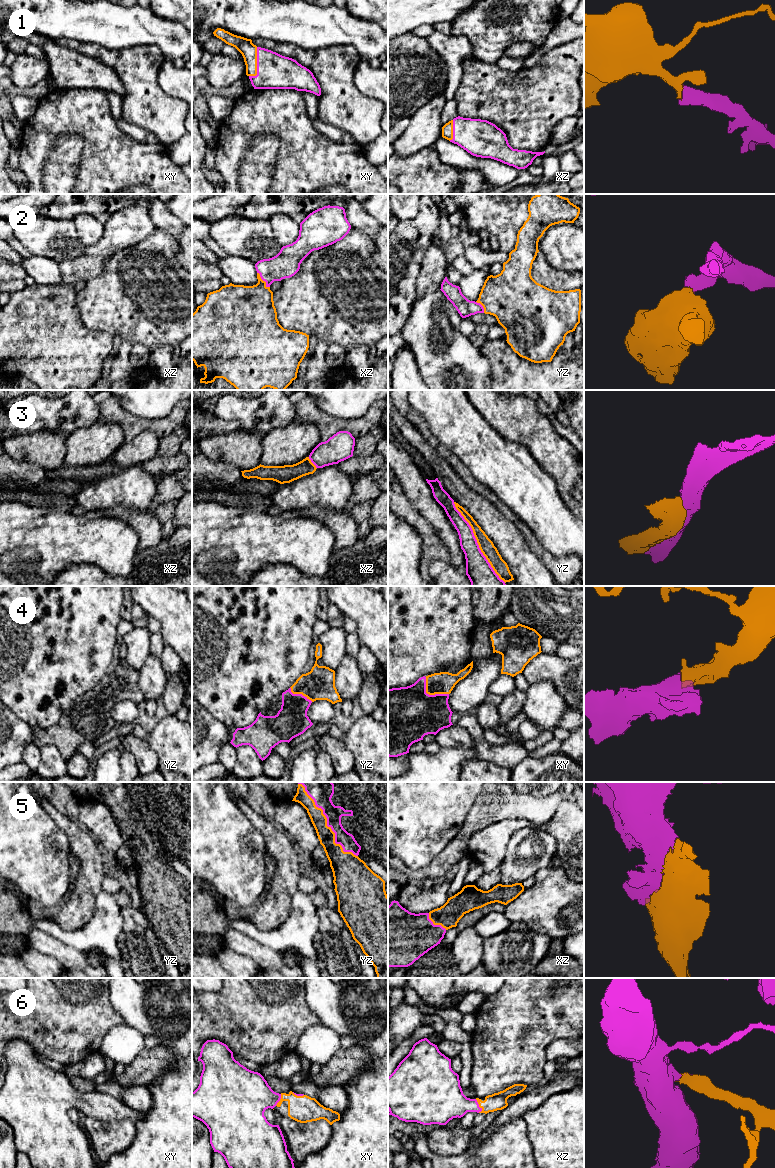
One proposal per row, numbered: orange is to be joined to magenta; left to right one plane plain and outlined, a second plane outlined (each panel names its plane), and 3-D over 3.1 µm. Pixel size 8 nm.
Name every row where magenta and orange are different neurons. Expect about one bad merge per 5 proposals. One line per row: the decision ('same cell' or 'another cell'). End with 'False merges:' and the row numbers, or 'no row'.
1: same cell
2: same cell
3: another cell
4: same cell
5: same cell
6: same cell
False merges: 3

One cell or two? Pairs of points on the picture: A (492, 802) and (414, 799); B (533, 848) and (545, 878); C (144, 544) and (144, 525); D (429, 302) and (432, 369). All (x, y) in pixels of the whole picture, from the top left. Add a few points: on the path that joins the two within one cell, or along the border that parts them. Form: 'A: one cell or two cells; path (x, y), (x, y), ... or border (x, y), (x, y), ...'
A: two cells; border (481, 792), (463, 822)
B: two cells; border (549, 866), (541, 868), (534, 876)
C: one cell; path (144, 539), (144, 530)
D: one cell; path (428, 319), (426, 340), (430, 352)

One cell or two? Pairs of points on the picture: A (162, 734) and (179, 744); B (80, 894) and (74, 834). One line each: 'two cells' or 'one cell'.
A: one cell
B: one cell

